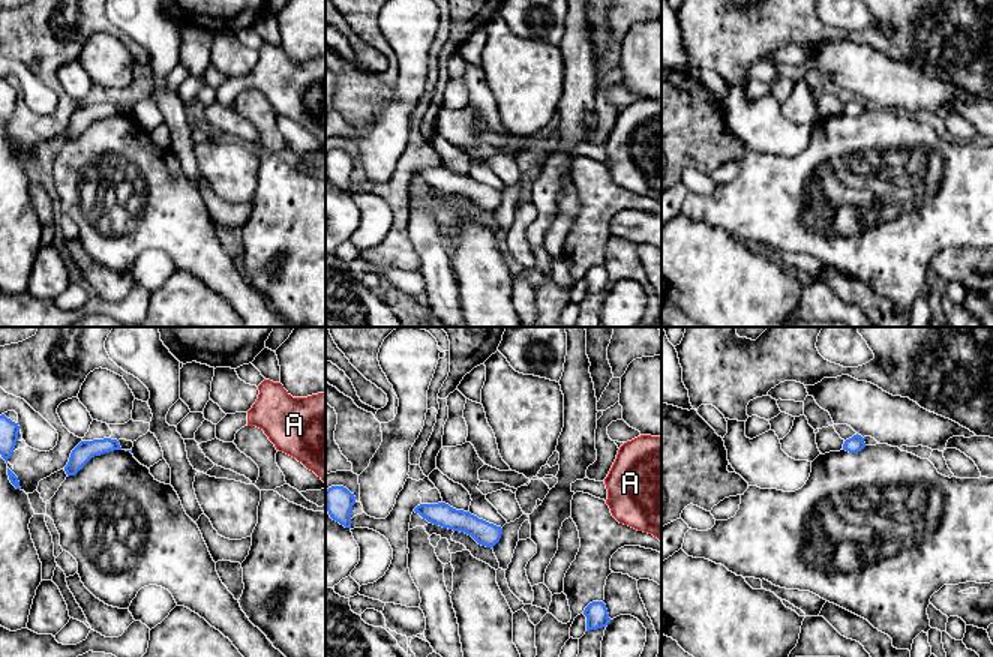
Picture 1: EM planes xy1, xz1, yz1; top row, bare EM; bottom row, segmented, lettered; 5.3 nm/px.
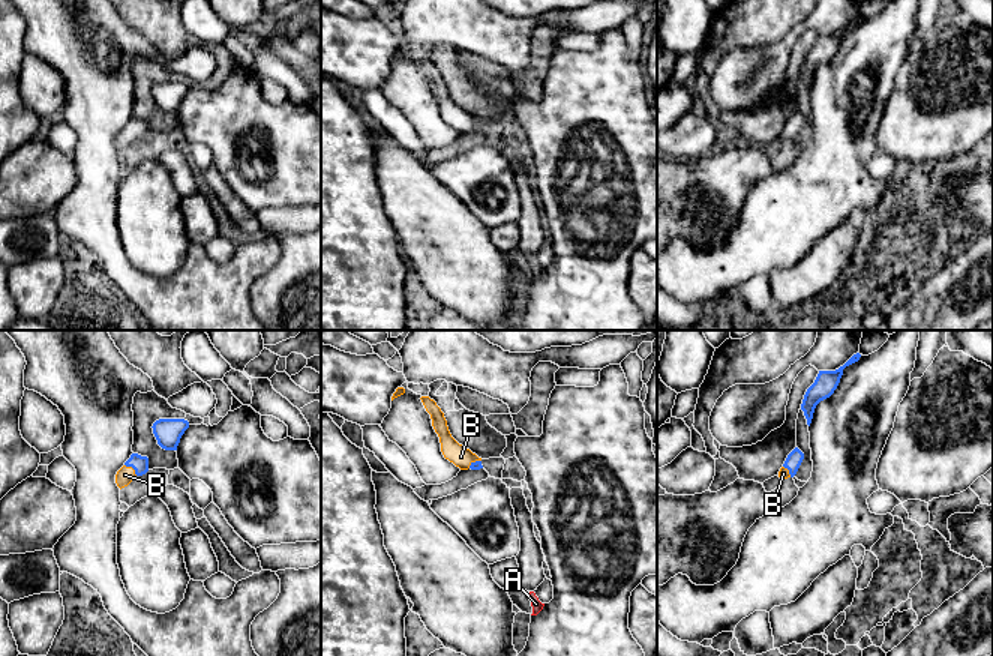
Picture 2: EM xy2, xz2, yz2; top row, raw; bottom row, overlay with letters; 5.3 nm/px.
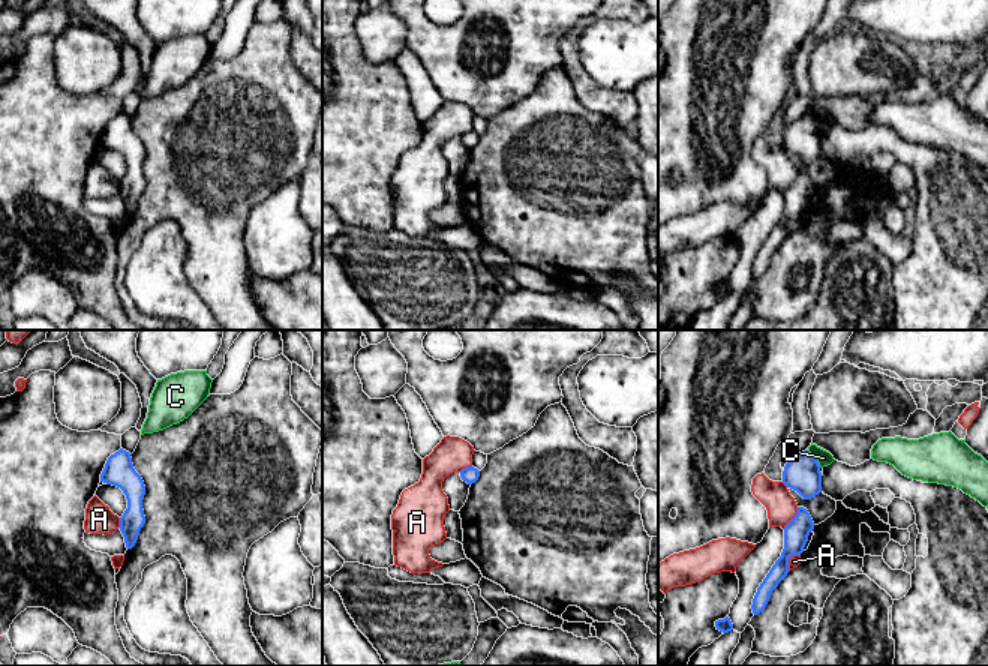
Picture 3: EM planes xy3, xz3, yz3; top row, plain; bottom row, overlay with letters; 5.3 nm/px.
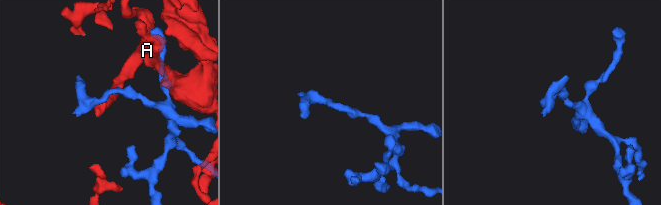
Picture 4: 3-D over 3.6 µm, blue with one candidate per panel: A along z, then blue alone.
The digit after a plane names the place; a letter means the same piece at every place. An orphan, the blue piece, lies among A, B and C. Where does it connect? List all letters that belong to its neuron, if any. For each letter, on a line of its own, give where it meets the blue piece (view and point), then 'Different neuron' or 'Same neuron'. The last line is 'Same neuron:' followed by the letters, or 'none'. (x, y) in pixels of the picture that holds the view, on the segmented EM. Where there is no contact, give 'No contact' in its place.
A: Touches blue at yz3 (787, 560). Different neuron
B: Touches blue at xy2 (132, 467). Same neuron
C: Touches blue at yz3 (816, 459). Different neuron
Same neuron: B

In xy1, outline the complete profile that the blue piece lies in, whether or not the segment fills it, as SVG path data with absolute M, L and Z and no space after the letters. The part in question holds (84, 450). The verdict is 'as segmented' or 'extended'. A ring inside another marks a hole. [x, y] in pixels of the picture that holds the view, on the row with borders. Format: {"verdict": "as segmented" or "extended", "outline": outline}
{"verdict": "as segmented", "outline": "M104 438L93 441L81 441L70 453L69 462L64 471L69 476L75 476L82 466L94 456L122 450L117 440Z"}

